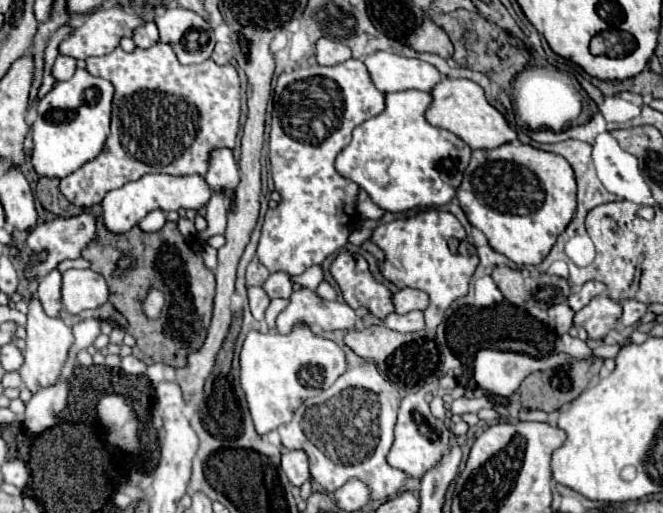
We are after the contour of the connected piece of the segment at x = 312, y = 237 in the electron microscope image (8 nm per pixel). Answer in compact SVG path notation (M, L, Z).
M349 59L335 67L301 67L291 73L281 73L273 95L273 121L269 137L269 161L275 191L281 195L279 205L265 215L261 239L257 247L259 261L271 271L285 271L289 275L301 275L307 267L319 265L325 257L341 251L349 239L349 225L357 219L357 195L359 185L351 179L343 179L335 171L335 159L347 143L351 143L351 131L367 119L379 115L385 109L385 93L371 83L363 61Z

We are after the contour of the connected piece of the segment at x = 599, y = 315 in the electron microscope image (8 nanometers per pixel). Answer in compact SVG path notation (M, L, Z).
M597 295L585 305L581 311L575 313L573 325L583 327L593 341L603 341L609 331L619 327L619 311L621 305L607 295Z

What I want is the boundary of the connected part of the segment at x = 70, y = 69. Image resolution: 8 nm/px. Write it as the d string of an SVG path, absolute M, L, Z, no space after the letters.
M59 55L53 65L53 75L57 81L67 81L73 77L75 69L77 69L77 59L71 59L67 55Z

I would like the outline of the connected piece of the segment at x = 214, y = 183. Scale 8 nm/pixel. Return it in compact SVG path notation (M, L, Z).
M221 147L219 151L211 151L205 181L209 183L209 187L213 191L223 187L231 193L235 189L235 185L239 183L239 169L237 169L237 163L235 163L235 157L233 157L231 149Z

